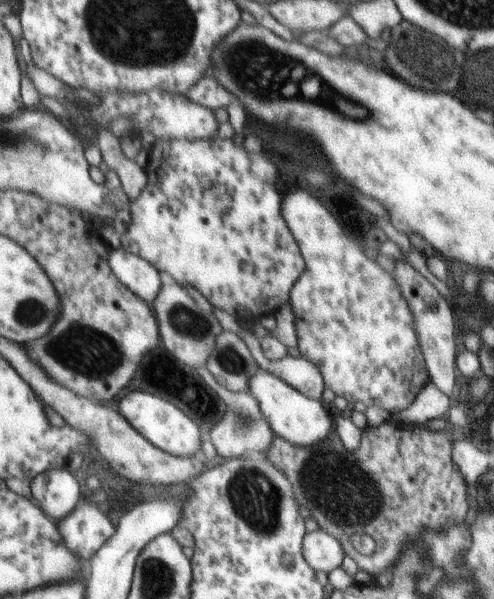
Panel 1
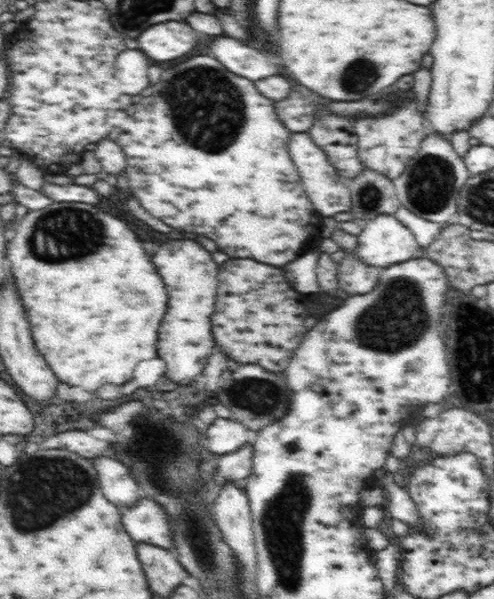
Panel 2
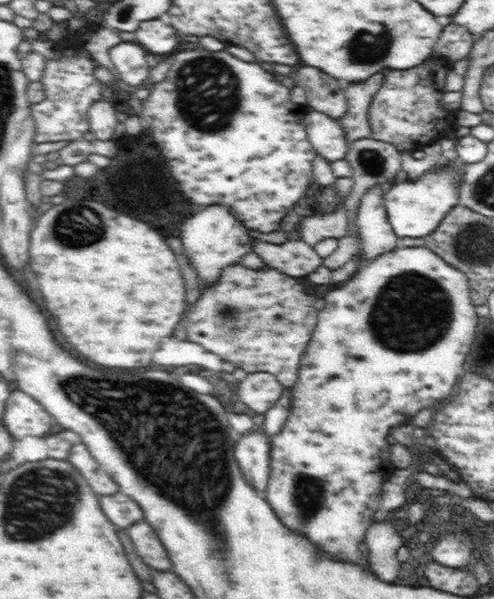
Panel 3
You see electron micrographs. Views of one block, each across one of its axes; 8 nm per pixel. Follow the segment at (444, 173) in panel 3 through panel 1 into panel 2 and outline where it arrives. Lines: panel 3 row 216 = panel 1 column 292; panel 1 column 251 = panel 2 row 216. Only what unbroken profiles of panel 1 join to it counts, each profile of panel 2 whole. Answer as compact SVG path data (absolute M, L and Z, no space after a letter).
M380 214L372 220L366 220L362 224L362 231L357 236L357 245L353 252L366 266L375 266L380 269L388 269L392 264L406 262L414 258L414 252L420 248L416 237L400 224L394 214Z

